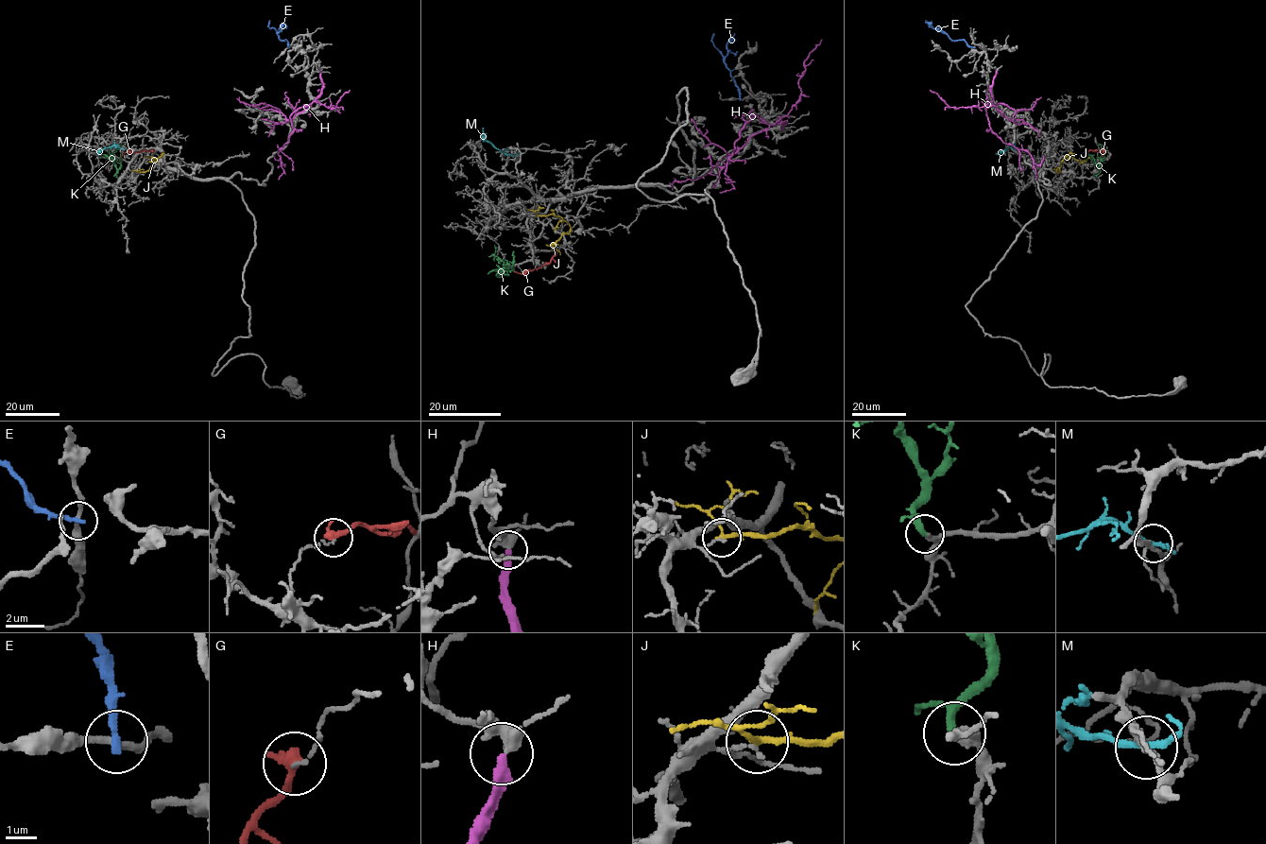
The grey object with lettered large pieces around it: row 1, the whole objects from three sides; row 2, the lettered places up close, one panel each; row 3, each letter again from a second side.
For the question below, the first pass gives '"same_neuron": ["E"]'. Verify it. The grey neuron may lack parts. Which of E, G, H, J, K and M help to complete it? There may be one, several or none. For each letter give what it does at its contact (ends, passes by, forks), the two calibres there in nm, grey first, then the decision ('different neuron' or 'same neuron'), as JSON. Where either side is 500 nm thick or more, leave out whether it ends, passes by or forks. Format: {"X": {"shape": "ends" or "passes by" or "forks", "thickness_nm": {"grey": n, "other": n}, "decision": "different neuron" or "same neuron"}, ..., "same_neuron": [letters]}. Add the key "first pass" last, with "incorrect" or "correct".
{"E": {"shape": "ends", "thickness_nm": {"grey": 220, "other": 260}, "decision": "different neuron"}, "G": {"shape": "passes by", "thickness_nm": {"grey": 100, "other": 280}, "decision": "different neuron"}, "H": {"shape": "ends", "thickness_nm": {"grey": 400, "other": 340}, "decision": "different neuron"}, "J": {"shape": "passes by", "thickness_nm": {"grey": 90, "other": 200}, "decision": "different neuron"}, "K": {"shape": "passes by", "thickness_nm": {"grey": 190, "other": 240}, "decision": "same neuron"}, "M": {"shape": "passes by", "thickness_nm": {"grey": 180, "other": 200}, "decision": "different neuron"}, "same_neuron": ["K"], "first pass": "incorrect"}

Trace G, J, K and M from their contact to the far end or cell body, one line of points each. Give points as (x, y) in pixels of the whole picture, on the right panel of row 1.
G: (1086, 151), (1103, 151), (1102, 156)
J: (1061, 172), (1061, 162), (1069, 153), (1080, 161), (1085, 160), (1082, 157)
K: (1096, 177), (1102, 157), (1102, 146), (1098, 144)
M: (1016, 148), (1014, 146), (998, 155), (995, 153)

